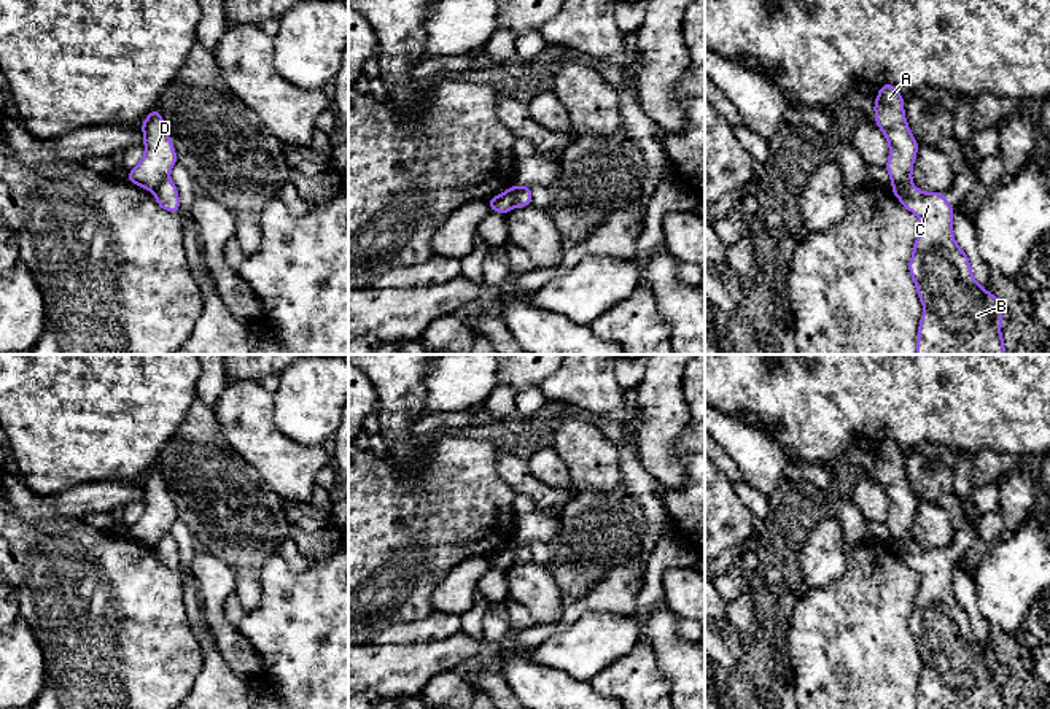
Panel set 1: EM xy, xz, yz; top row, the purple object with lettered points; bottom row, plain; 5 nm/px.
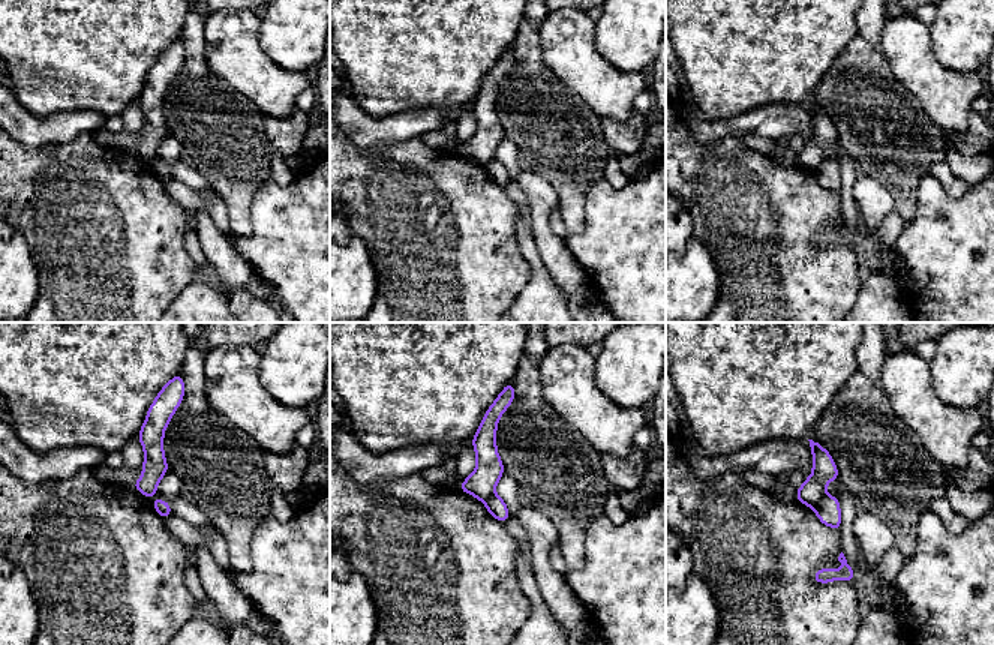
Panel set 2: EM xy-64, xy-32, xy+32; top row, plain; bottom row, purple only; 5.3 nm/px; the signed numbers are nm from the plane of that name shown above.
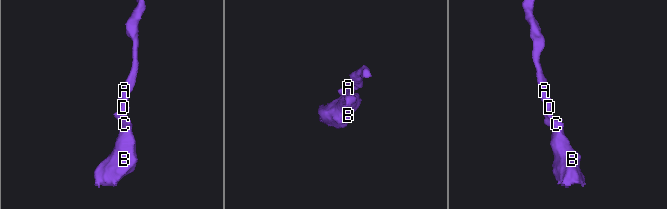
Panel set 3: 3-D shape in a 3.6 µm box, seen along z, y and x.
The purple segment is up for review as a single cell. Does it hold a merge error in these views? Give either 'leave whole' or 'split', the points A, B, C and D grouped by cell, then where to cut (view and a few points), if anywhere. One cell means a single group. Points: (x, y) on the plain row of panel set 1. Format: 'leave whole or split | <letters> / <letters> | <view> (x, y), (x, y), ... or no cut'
split | A D / B C | xz (516, 542), (514, 561)

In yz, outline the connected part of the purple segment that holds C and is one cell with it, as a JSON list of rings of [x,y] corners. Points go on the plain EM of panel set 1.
[[[912,539],[892,540],[892,550],[921,577],[908,628],[915,637],[918,653],[924,663],[916,709],[1004,709],[1005,701],[999,688],[1002,655],[985,647],[972,633],[967,610],[953,595],[951,571],[955,564],[943,548],[923,548]]]

